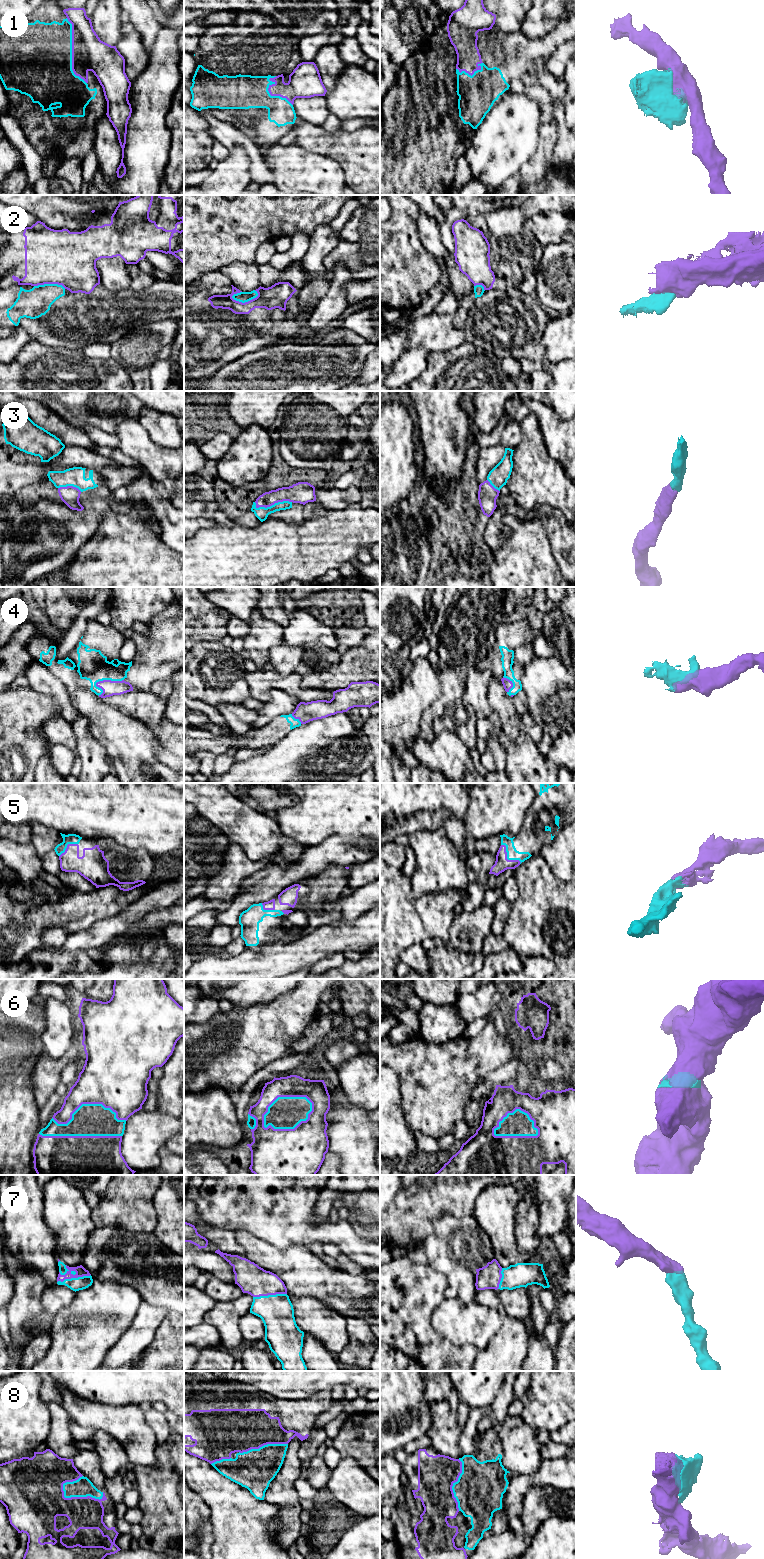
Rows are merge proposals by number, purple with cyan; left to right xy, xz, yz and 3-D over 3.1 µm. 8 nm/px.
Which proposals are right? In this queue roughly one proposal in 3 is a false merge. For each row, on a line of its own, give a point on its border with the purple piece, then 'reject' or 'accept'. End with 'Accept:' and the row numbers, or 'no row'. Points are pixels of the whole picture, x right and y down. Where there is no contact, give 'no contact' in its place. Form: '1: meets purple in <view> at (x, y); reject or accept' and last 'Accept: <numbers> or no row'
1: meets purple in xy at (72, 52); reject
2: meets purple in xz at (245, 302); reject
3: meets purple in xz at (271, 505); accept
4: meets purple in xy at (103, 680); accept
5: meets purple in yz at (506, 857); accept
6: meets purple in xz at (292, 1129); accept
7: meets purple in xy at (73, 1277); accept
8: meets purple in xy at (78, 1497); accept
Accept: 3, 4, 5, 6, 7, 8

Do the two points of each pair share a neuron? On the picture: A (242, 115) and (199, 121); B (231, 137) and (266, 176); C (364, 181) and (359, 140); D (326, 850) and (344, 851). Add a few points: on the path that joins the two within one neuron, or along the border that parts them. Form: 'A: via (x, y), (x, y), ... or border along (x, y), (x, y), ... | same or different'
A: border along (194, 108), (198, 111) | different
B: via (243, 141), (253, 151), (257, 164) | same
C: via (364, 171), (364, 160), (359, 155), (359, 150) | same
D: via (330, 851), (340, 851) | same

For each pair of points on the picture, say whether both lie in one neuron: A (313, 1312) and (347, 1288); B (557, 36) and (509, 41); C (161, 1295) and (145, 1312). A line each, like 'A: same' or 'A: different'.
A: different
B: same
C: different

